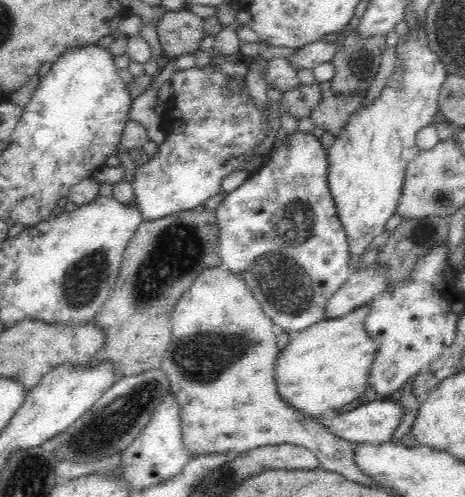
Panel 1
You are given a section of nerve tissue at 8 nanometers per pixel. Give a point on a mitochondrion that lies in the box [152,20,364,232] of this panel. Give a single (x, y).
(228, 159)

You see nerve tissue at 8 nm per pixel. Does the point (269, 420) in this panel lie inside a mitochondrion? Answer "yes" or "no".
no

